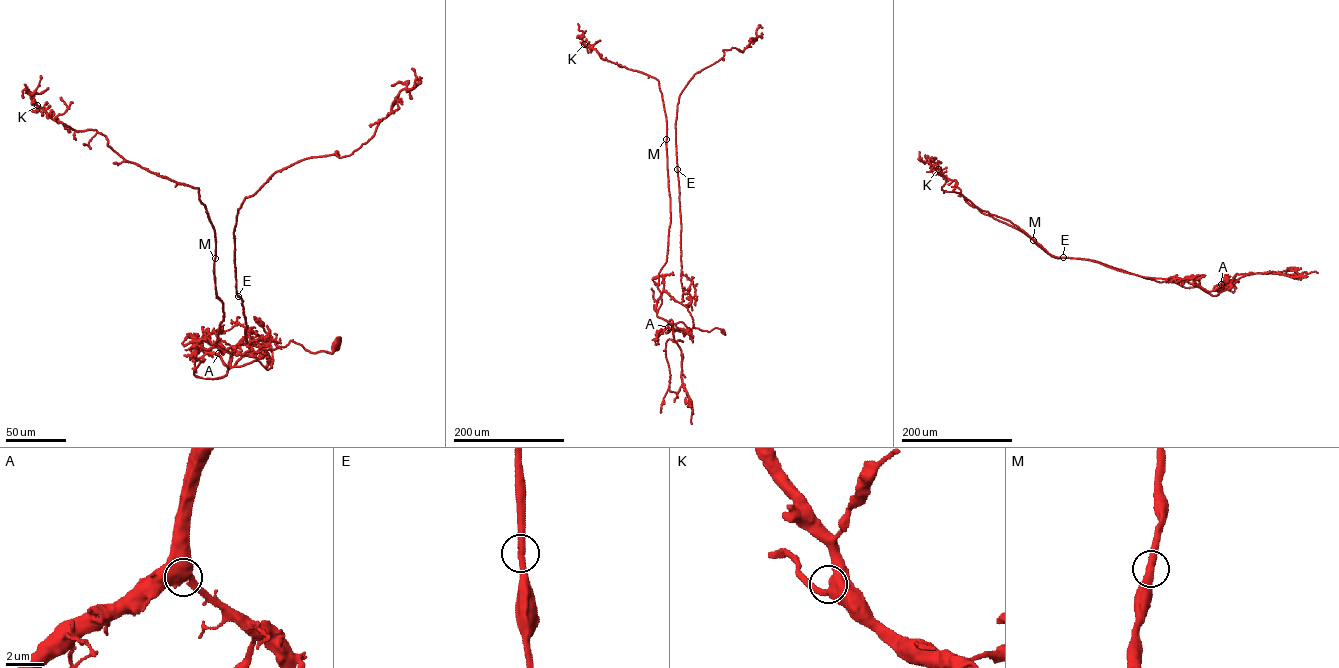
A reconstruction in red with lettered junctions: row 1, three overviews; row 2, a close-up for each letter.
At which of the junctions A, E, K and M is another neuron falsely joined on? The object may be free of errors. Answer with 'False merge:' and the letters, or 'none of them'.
False merge: none of them

